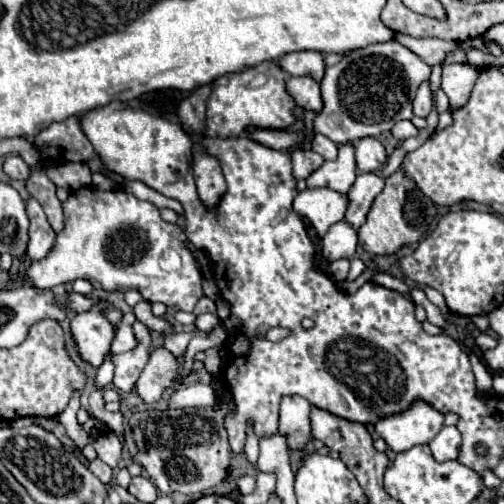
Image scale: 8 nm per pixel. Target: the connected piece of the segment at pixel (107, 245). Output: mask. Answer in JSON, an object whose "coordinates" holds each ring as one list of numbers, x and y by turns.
{"coordinates":[[82,187,64,203,64,229,46,259,32,263,28,281,40,289,74,279,86,279,94,289,136,289,146,301,160,301,178,311,192,311,202,297,202,275,186,247,180,225,166,223,156,205,140,201,126,191,100,191]]}

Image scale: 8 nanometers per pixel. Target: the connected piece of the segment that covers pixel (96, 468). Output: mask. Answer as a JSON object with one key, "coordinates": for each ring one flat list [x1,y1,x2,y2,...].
{"coordinates":[[94,459,94,461,88,465,88,469,90,469,102,483,110,483,110,481,112,481,112,469,110,469,106,463,102,463,100,459]]}

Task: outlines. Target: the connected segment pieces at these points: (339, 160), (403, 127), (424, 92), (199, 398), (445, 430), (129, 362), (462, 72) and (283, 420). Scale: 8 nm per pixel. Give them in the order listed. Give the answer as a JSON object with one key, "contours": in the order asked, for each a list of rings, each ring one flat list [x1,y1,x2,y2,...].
{"contours":[[[352,143,338,147,338,157,334,161,324,161,320,169,316,169,308,179,308,189,314,187,330,187,334,191,346,193,356,179,356,161]],[[400,121,400,123,396,123,396,127,392,127,392,135,398,141,404,141,408,137,416,137,418,129,412,125,412,121]],[[428,81,420,85,420,89,418,89,412,103,414,103,414,115,428,117,430,107,432,107,432,93,430,93,430,87,428,87]],[[190,385,190,387,180,387,178,391,172,393,168,409,208,407,212,403,214,403,214,391,210,385]],[[442,427,442,431,430,441,430,451,436,461,450,461,458,457,460,433,456,427]],[[140,321,134,323,134,329,140,345,122,355,108,355,108,359,114,363,114,387,120,393,130,393,134,389,134,383,140,371,144,369,144,365,148,363,148,357,152,351,150,331]],[[454,63,442,67,442,89,448,95,452,107,462,107,472,93,478,79,478,67,470,63]],[[300,395,282,397,278,433,286,437,290,451,304,451,312,441,310,411,312,411,312,405,308,399]]]}

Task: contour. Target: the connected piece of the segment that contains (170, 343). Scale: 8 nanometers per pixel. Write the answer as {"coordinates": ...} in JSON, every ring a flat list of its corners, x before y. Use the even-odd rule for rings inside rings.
{"coordinates":[[168,333,164,335,166,341,164,341,164,347,172,353,172,355,182,355,190,343,190,339,194,337,194,333]]}

